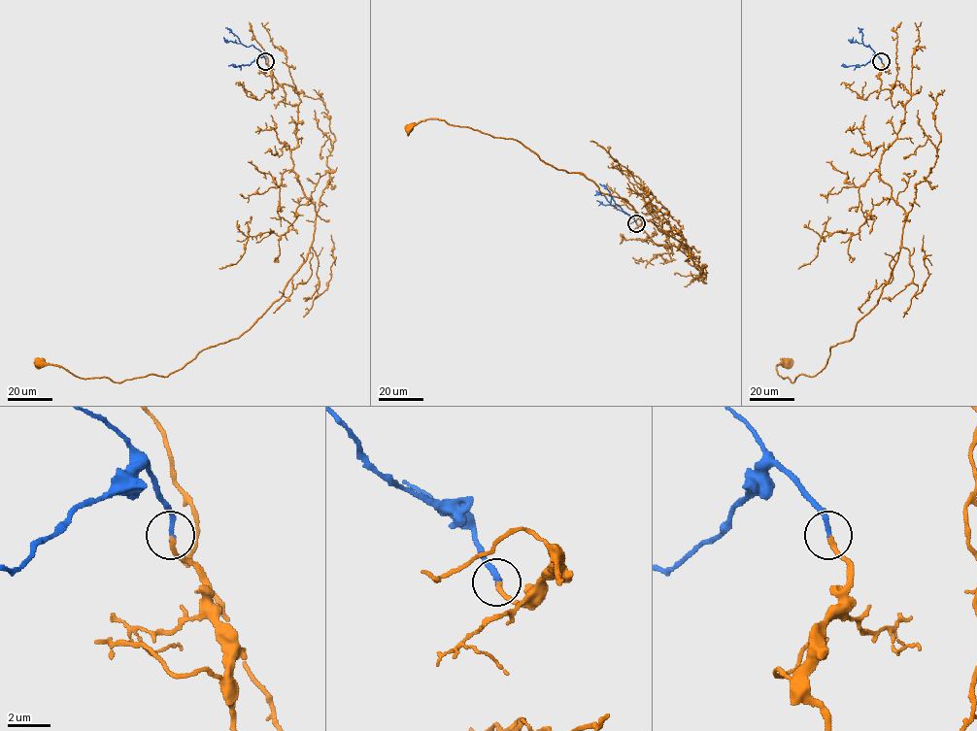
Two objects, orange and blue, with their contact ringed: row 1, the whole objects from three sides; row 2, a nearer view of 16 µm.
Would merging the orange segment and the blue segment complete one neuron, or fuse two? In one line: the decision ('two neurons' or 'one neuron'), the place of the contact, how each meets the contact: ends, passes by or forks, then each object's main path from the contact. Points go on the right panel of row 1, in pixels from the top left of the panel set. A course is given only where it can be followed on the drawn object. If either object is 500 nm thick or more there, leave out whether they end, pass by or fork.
one neuron; at (881, 61); orange ends there; blue ends there; orange runs (881, 61), (880, 87), (911, 95), (879, 164), (906, 215), (897, 259), (819, 372), (792, 382), (785, 362); blue runs (881, 61), (869, 46), (852, 42), (853, 37)

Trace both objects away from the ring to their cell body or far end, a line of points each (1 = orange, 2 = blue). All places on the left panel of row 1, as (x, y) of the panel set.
1: (265, 61), (272, 89), (298, 95), (292, 171), (316, 215), (283, 295), (166, 377), (38, 362)
2: (265, 61), (263, 54), (253, 46), (225, 42), (223, 37)

